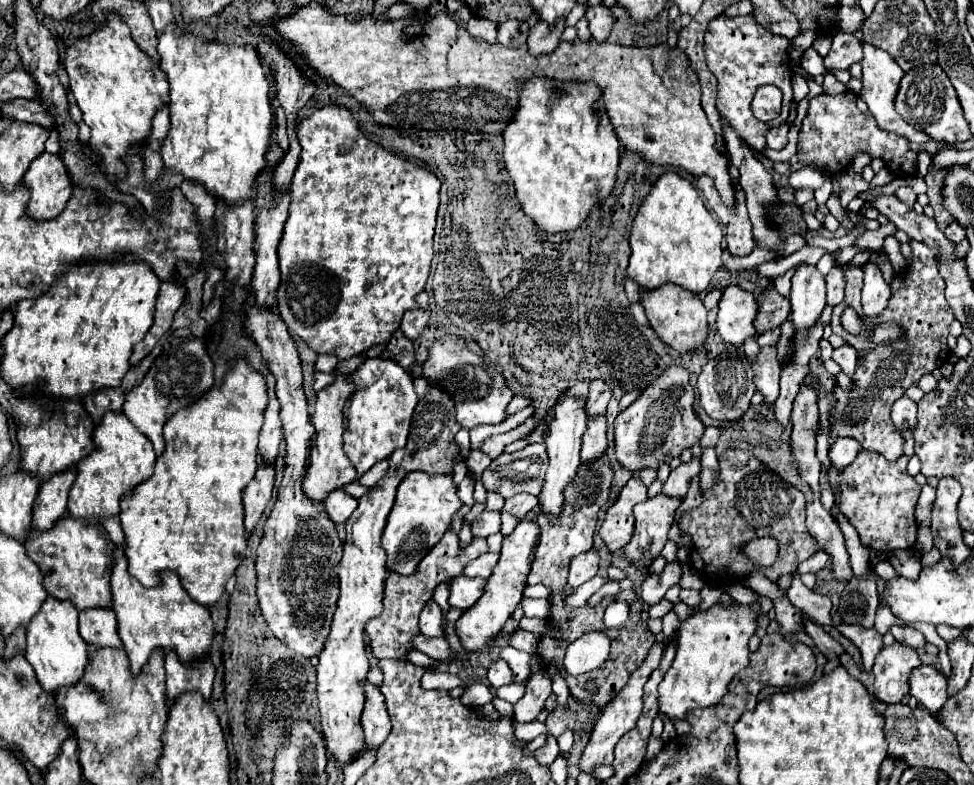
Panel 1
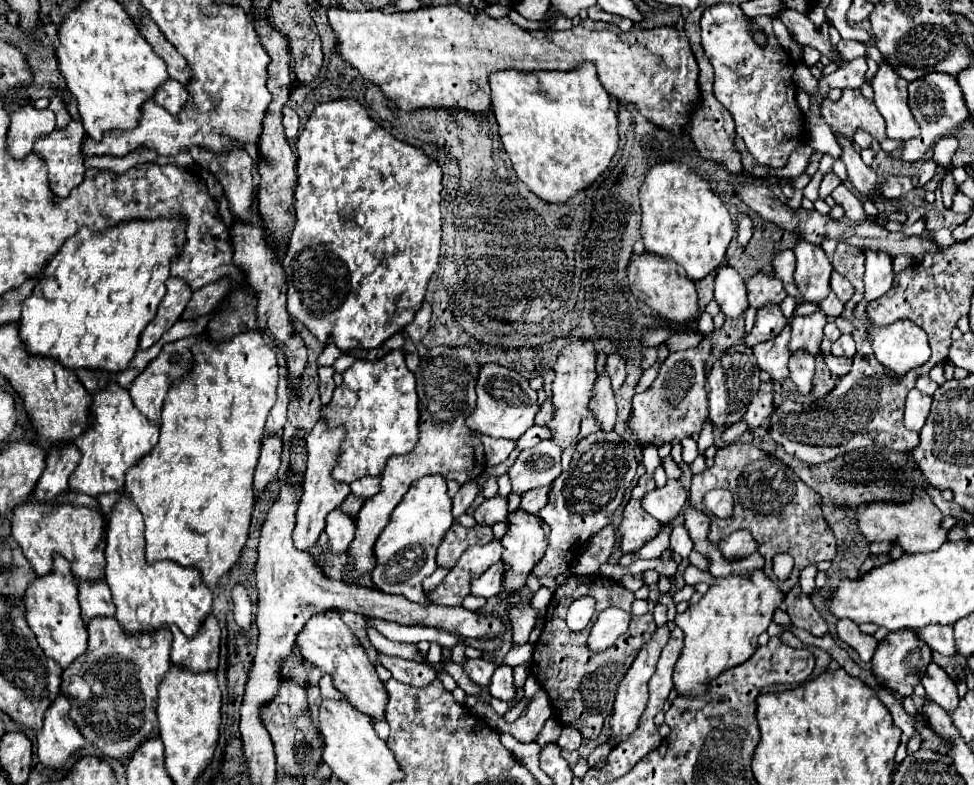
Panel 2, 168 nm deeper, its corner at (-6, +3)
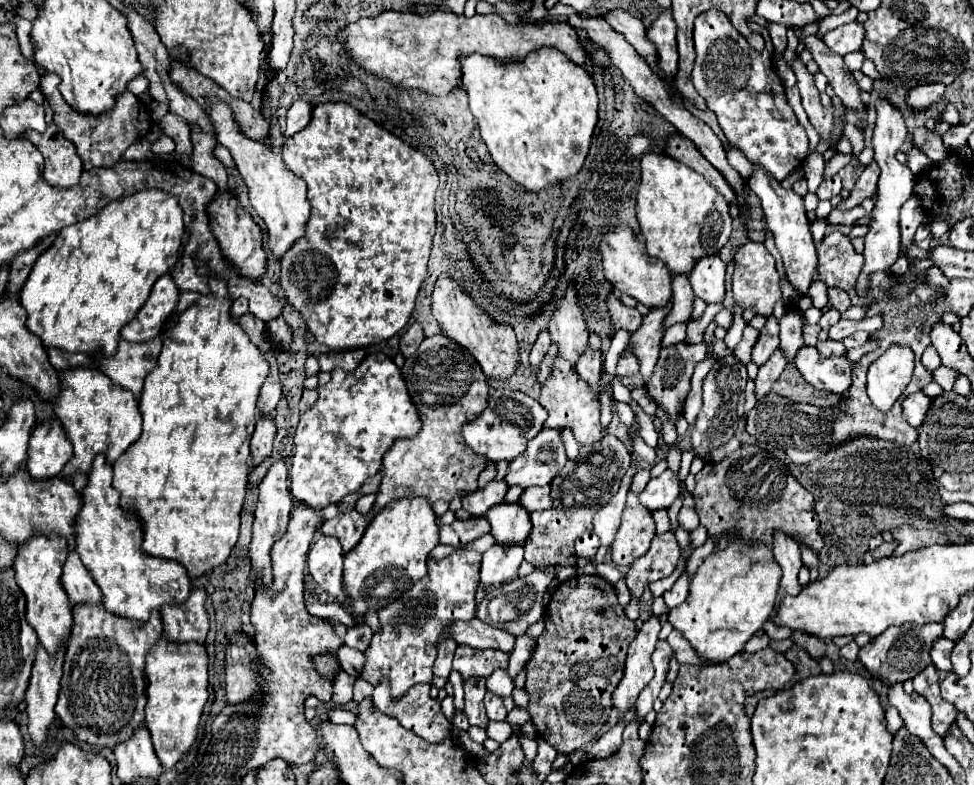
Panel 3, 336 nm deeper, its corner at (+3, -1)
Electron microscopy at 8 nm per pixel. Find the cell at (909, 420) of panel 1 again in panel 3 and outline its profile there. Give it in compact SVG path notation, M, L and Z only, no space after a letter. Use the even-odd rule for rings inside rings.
M922 391L910 395L904 399L902 403L902 409L904 409L904 417L906 421L912 425L912 427L920 427L928 409L930 409L930 397L926 397Z

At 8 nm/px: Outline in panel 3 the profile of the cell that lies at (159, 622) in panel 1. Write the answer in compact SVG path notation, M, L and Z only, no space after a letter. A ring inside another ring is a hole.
M98 453L92 461L88 483L82 491L82 509L74 519L74 529L74 551L100 585L104 607L110 613L148 621L152 609L160 609L164 603L182 605L190 597L192 585L180 563L156 559L142 551L142 523L136 515L120 507L120 493L112 487L112 465L106 461L104 453Z

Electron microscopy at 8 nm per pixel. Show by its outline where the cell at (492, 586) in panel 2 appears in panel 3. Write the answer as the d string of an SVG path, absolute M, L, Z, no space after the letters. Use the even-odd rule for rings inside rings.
M494 545L482 555L480 585L500 587L504 581L518 577L518 567L522 563L522 545Z

